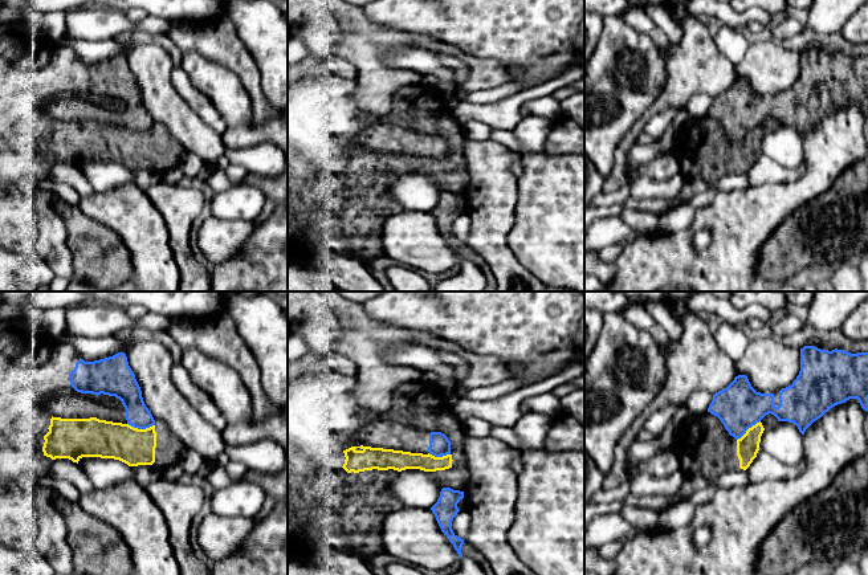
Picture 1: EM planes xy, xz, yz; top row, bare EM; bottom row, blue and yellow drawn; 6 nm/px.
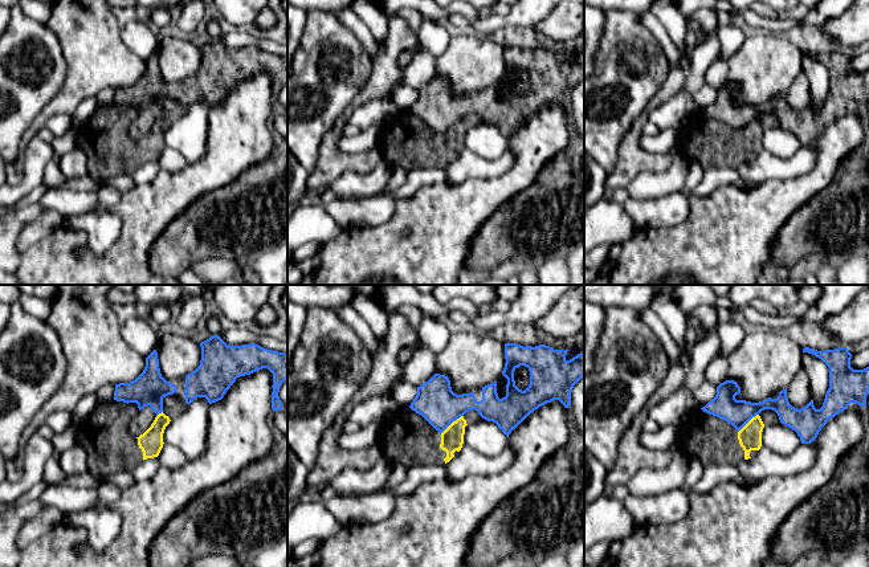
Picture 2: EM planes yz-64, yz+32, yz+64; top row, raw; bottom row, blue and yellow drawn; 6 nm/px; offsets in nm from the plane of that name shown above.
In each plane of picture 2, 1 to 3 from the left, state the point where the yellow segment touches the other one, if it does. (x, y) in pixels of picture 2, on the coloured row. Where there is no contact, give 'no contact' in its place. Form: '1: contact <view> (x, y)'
1: contact yz-64 (159, 412)
2: contact yz+32 (452, 421)
3: contact yz+64 (747, 421)

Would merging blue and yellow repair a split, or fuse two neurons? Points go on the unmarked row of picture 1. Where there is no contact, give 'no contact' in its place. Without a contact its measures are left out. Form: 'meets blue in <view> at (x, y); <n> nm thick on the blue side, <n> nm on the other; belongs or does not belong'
meets blue in xy at (141, 131); 150 nm thick on the blue side, 220 nm on the other; does not belong

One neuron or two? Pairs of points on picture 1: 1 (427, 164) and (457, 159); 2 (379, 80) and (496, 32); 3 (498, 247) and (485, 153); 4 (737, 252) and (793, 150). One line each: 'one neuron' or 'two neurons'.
1: one neuron
2: two neurons
3: one neuron
4: two neurons

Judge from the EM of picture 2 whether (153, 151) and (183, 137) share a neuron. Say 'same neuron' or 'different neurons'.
different neurons

